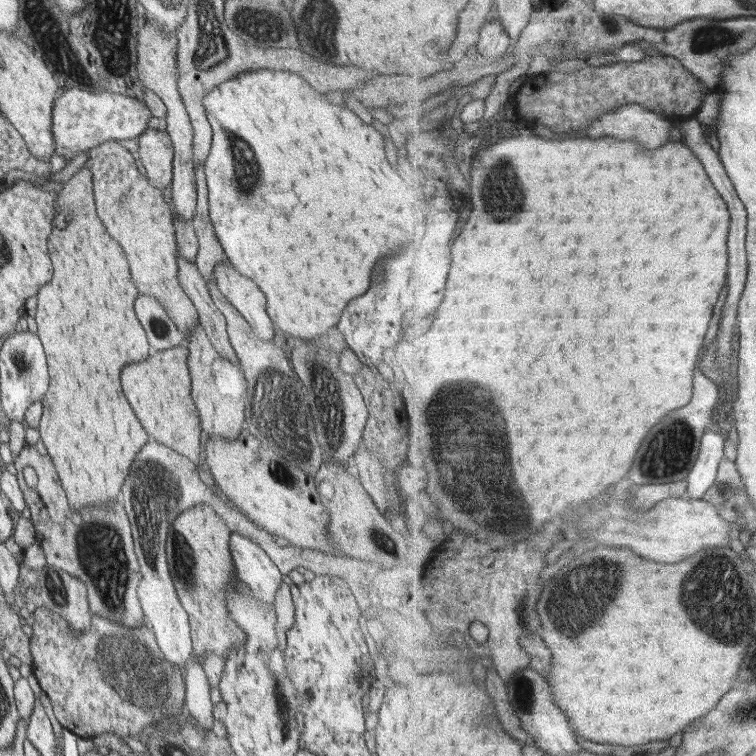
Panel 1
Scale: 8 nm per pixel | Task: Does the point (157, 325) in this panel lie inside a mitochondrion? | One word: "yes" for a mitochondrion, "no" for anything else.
yes

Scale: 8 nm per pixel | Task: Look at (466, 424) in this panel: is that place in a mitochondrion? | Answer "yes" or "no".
yes

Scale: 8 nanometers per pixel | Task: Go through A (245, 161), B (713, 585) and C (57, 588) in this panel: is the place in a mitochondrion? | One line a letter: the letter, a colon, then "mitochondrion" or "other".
A: mitochondrion
B: mitochondrion
C: mitochondrion

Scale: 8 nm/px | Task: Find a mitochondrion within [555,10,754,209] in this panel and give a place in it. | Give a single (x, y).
(702, 39)

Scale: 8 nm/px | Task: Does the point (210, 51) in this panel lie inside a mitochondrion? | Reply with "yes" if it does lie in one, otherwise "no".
yes

